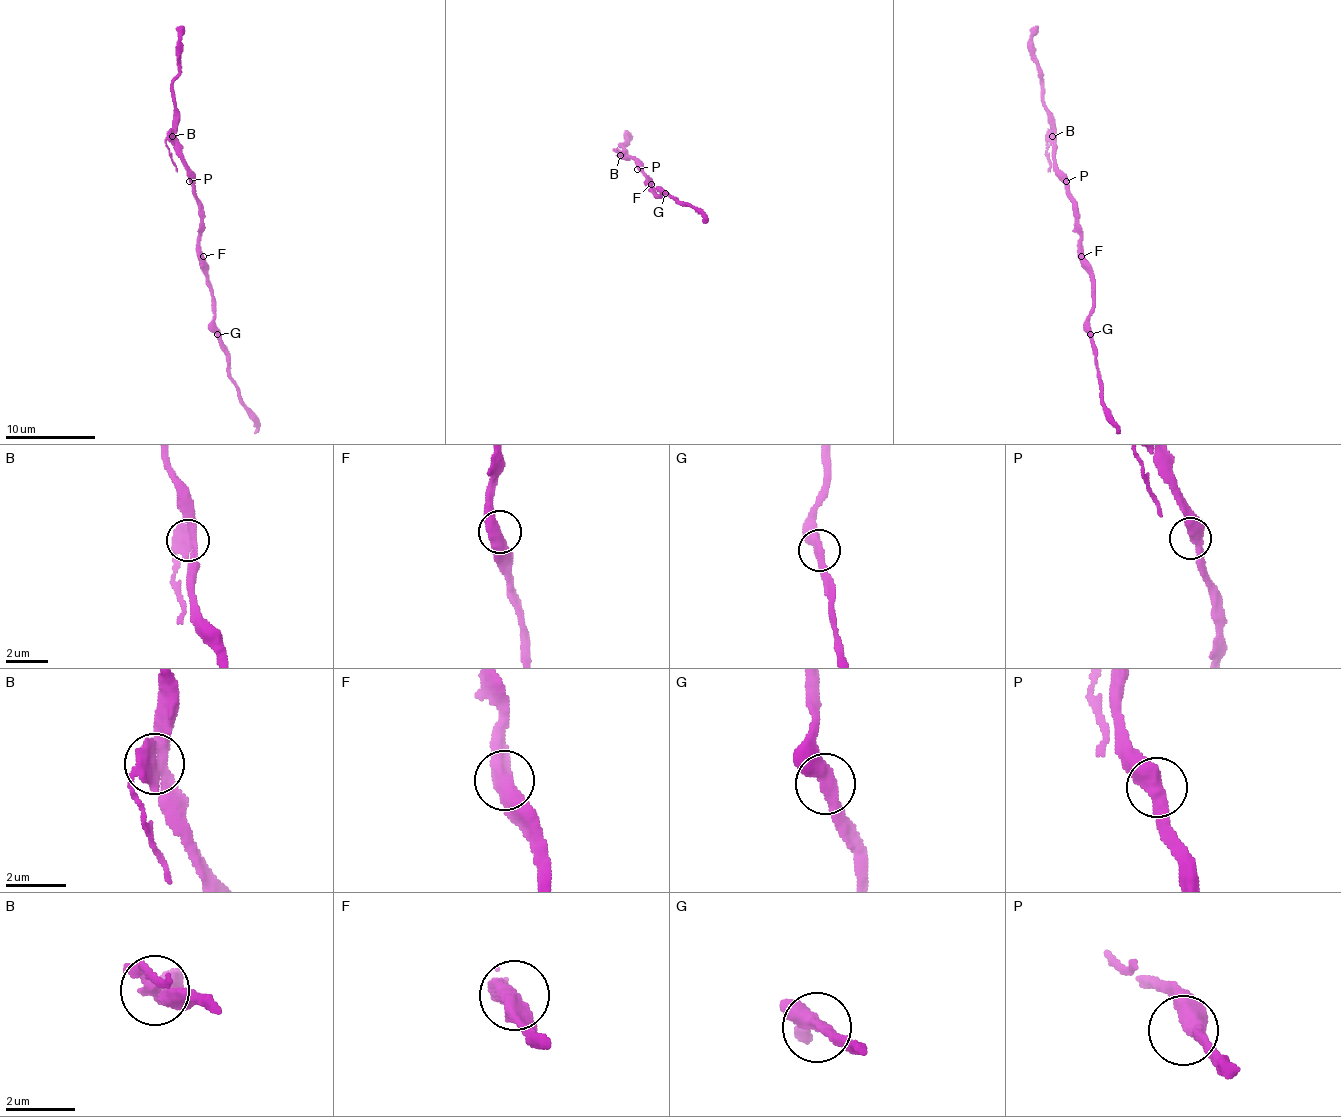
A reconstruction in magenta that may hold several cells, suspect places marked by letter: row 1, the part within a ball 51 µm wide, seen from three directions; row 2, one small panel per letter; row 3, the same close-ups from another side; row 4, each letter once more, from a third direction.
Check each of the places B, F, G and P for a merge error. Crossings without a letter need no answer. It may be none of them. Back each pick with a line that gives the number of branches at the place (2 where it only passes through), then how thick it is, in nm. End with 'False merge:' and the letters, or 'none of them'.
B: branches 3; calibre 420 nm
False merge: B

